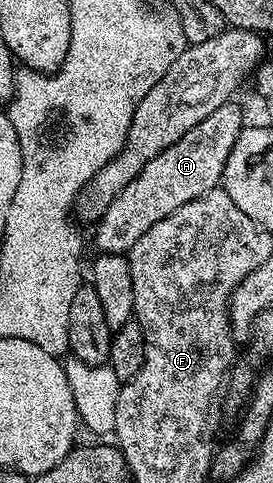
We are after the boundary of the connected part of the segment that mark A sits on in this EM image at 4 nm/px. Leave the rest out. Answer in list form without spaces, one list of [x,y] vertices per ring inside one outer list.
[[[229,102],[220,106],[208,118],[188,130],[178,142],[173,142],[172,146],[148,162],[140,174],[120,191],[93,229],[94,244],[99,253],[126,254],[156,222],[168,218],[168,214],[180,210],[180,206],[200,199],[221,185],[228,154],[232,152],[232,146],[244,127],[242,112],[235,104]]]

